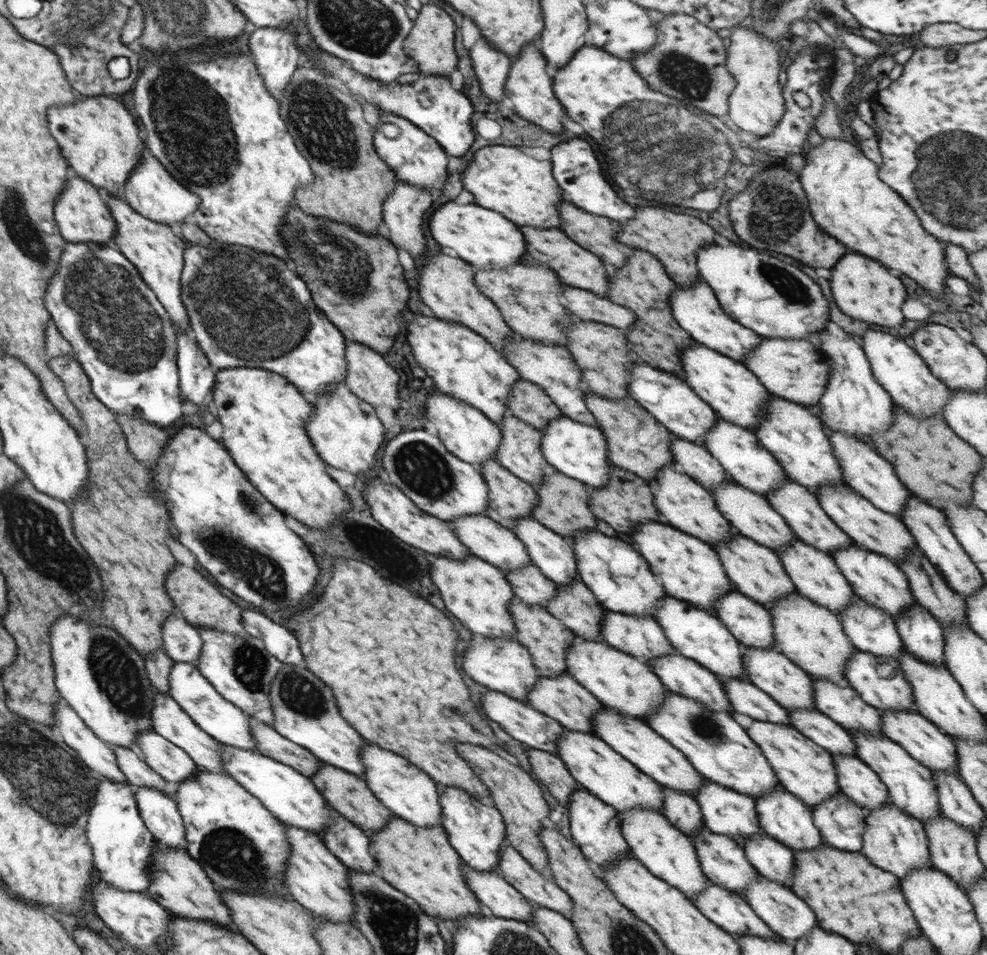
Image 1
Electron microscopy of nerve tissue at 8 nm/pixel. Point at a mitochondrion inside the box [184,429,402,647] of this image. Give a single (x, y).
(262, 575)

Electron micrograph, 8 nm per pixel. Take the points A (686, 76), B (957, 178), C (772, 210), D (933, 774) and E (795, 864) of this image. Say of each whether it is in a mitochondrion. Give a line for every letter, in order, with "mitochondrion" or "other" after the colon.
A: mitochondrion
B: mitochondrion
C: mitochondrion
D: other
E: other

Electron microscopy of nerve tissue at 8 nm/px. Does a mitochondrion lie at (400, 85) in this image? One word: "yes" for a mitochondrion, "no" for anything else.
no

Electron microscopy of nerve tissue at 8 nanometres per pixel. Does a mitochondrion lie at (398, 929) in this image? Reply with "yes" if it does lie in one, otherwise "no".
yes

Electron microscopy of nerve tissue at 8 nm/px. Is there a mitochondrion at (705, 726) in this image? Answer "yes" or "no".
yes

